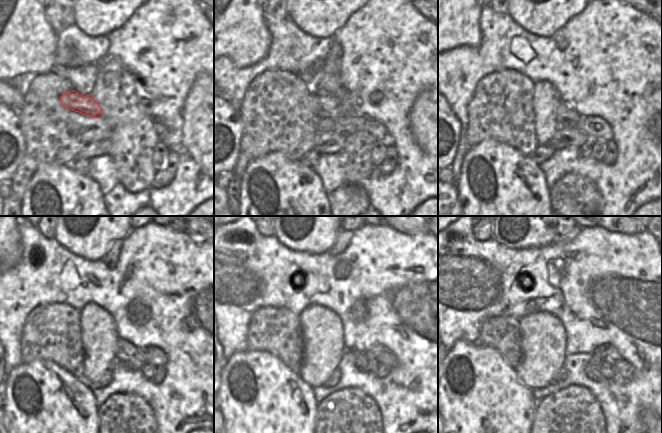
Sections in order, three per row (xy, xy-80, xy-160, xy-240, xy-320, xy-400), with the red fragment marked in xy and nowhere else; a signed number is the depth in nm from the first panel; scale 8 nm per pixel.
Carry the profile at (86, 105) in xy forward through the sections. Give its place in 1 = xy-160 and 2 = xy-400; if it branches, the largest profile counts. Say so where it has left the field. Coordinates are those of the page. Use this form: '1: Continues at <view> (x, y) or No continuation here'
1: Continues at xy-160 (567, 118)
2: Continues at xy-400 (592, 372).

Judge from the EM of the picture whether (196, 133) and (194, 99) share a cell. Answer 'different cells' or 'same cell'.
same cell

